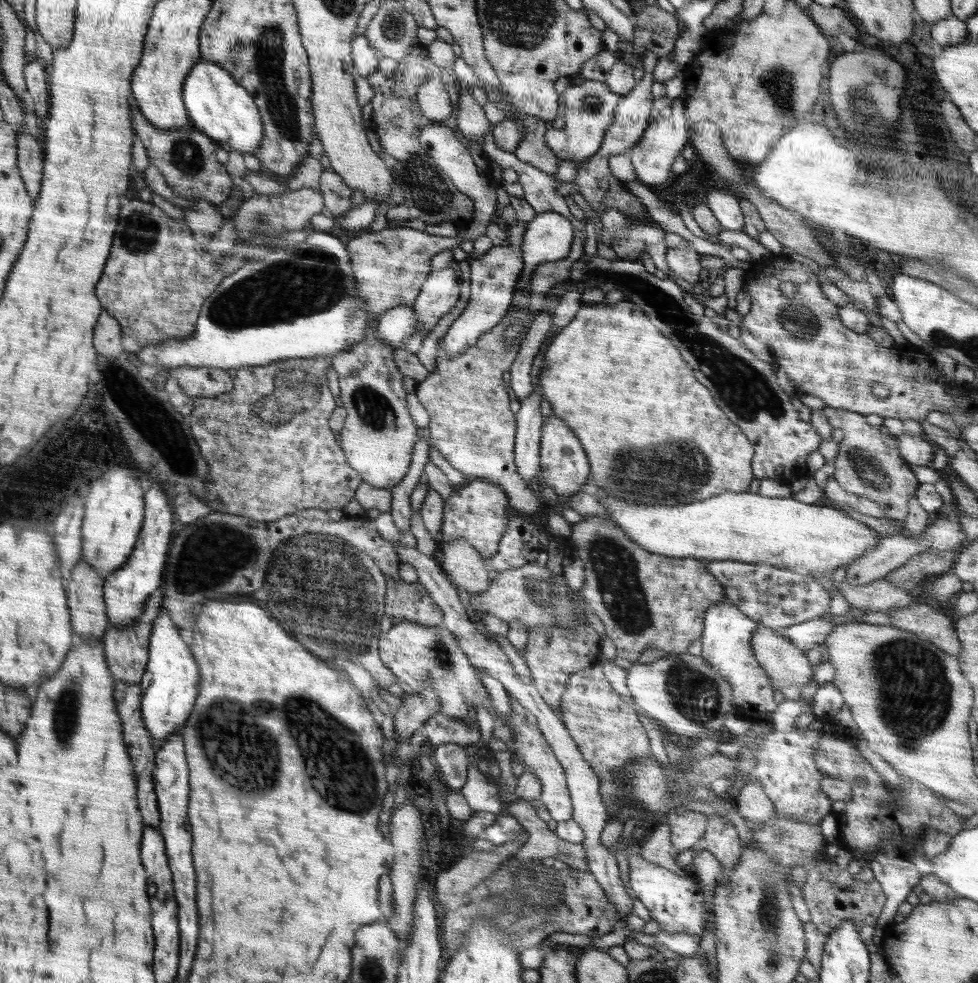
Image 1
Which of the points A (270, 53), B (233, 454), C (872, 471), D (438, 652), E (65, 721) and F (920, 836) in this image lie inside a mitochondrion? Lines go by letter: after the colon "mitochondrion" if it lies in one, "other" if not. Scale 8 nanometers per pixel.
A: mitochondrion
B: mitochondrion
C: mitochondrion
D: mitochondrion
E: mitochondrion
F: other

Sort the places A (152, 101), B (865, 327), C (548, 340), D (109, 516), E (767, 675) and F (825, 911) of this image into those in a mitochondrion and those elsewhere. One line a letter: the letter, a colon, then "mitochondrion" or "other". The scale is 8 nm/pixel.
A: other
B: other
C: other
D: other
E: other
F: other

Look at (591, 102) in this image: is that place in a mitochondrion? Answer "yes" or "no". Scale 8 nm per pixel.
yes

